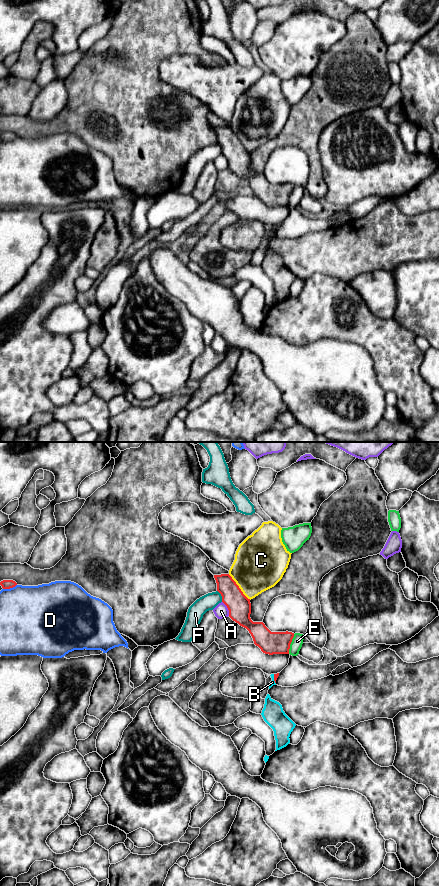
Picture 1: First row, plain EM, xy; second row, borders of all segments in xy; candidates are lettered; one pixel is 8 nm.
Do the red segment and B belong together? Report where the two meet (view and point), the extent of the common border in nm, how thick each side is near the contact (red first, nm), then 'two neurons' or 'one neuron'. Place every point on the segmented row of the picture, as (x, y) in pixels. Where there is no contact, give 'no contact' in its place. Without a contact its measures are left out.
xy (274, 679) | 80 nm | 30/40 nm | one neuron

